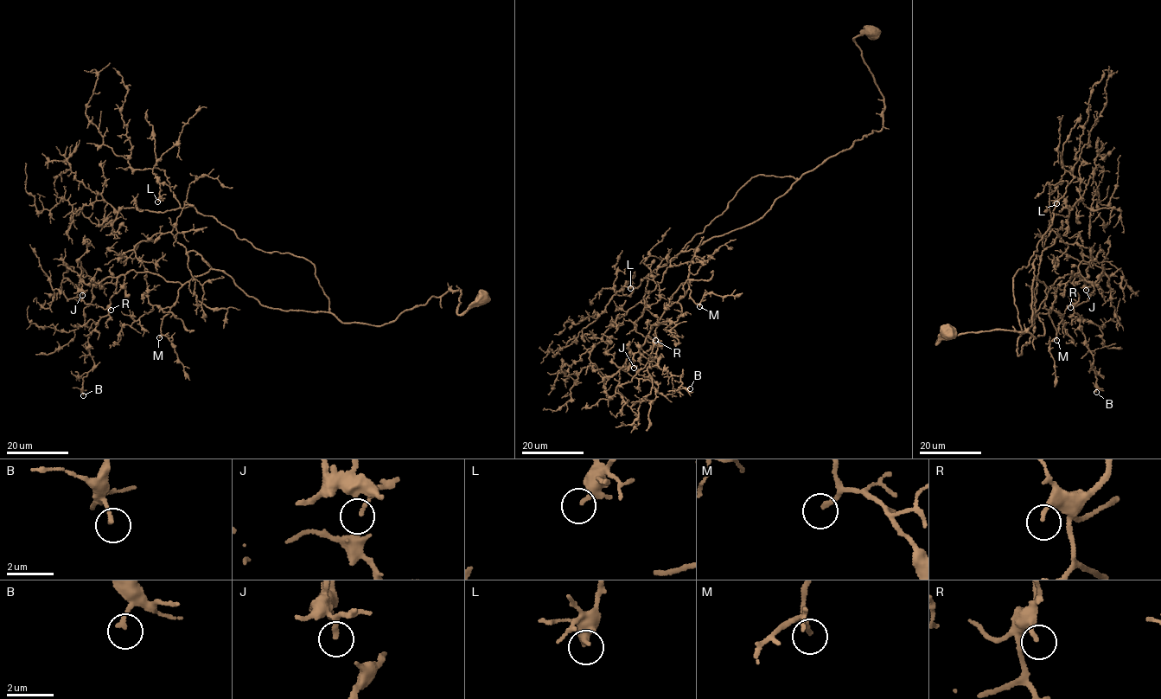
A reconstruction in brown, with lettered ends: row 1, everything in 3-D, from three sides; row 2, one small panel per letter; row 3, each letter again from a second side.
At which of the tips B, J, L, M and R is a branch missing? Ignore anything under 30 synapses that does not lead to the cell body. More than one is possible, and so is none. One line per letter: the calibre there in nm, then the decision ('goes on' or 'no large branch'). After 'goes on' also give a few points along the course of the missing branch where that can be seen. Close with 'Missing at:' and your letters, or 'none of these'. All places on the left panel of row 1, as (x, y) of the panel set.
B: 180 nm thick; no large branch
J: 110 nm thick; no large branch
L: 240 nm thick; no large branch
M: 200 nm thick; goes on; missing branch runs (159, 337), (148, 356), (129, 360), (128, 376), (143, 382), (169, 368), (168, 410), (175, 412)
R: 160 nm thick; no large branch
Missing at: M

